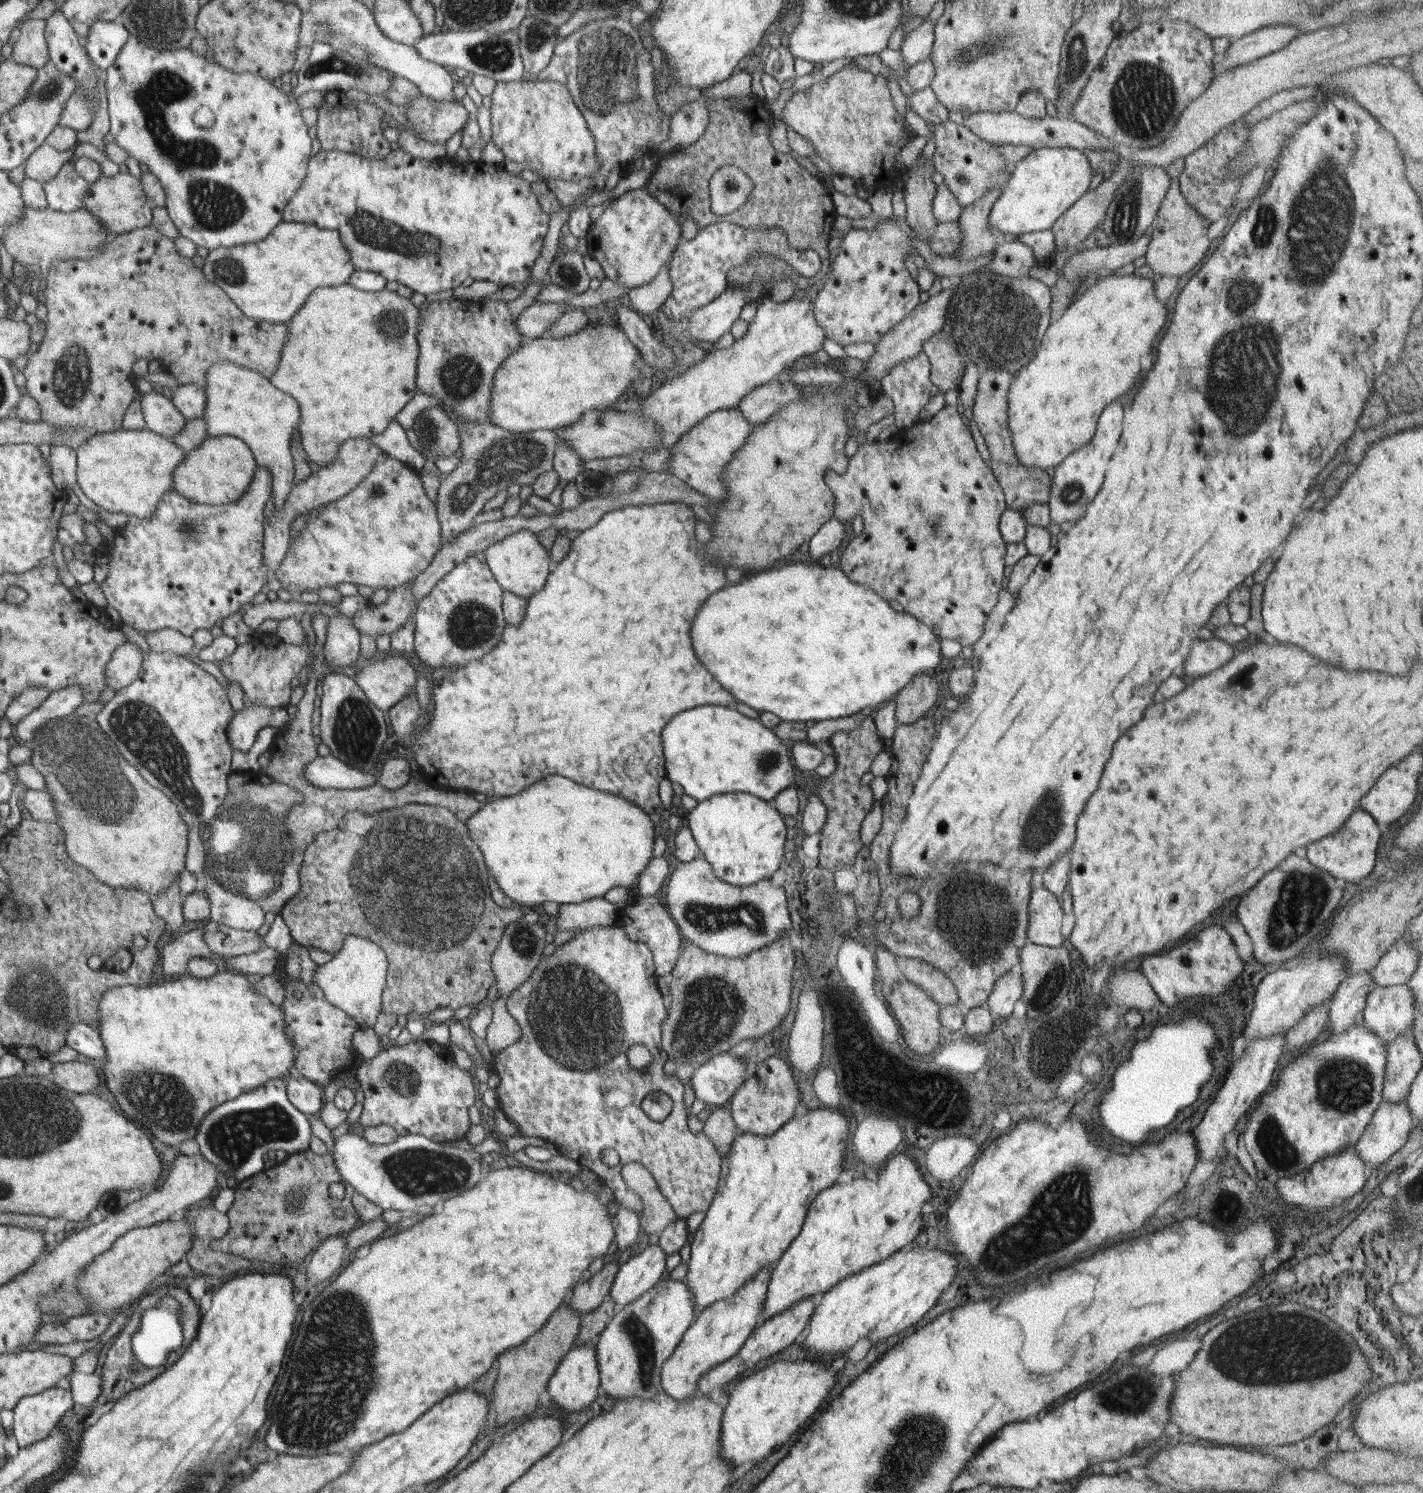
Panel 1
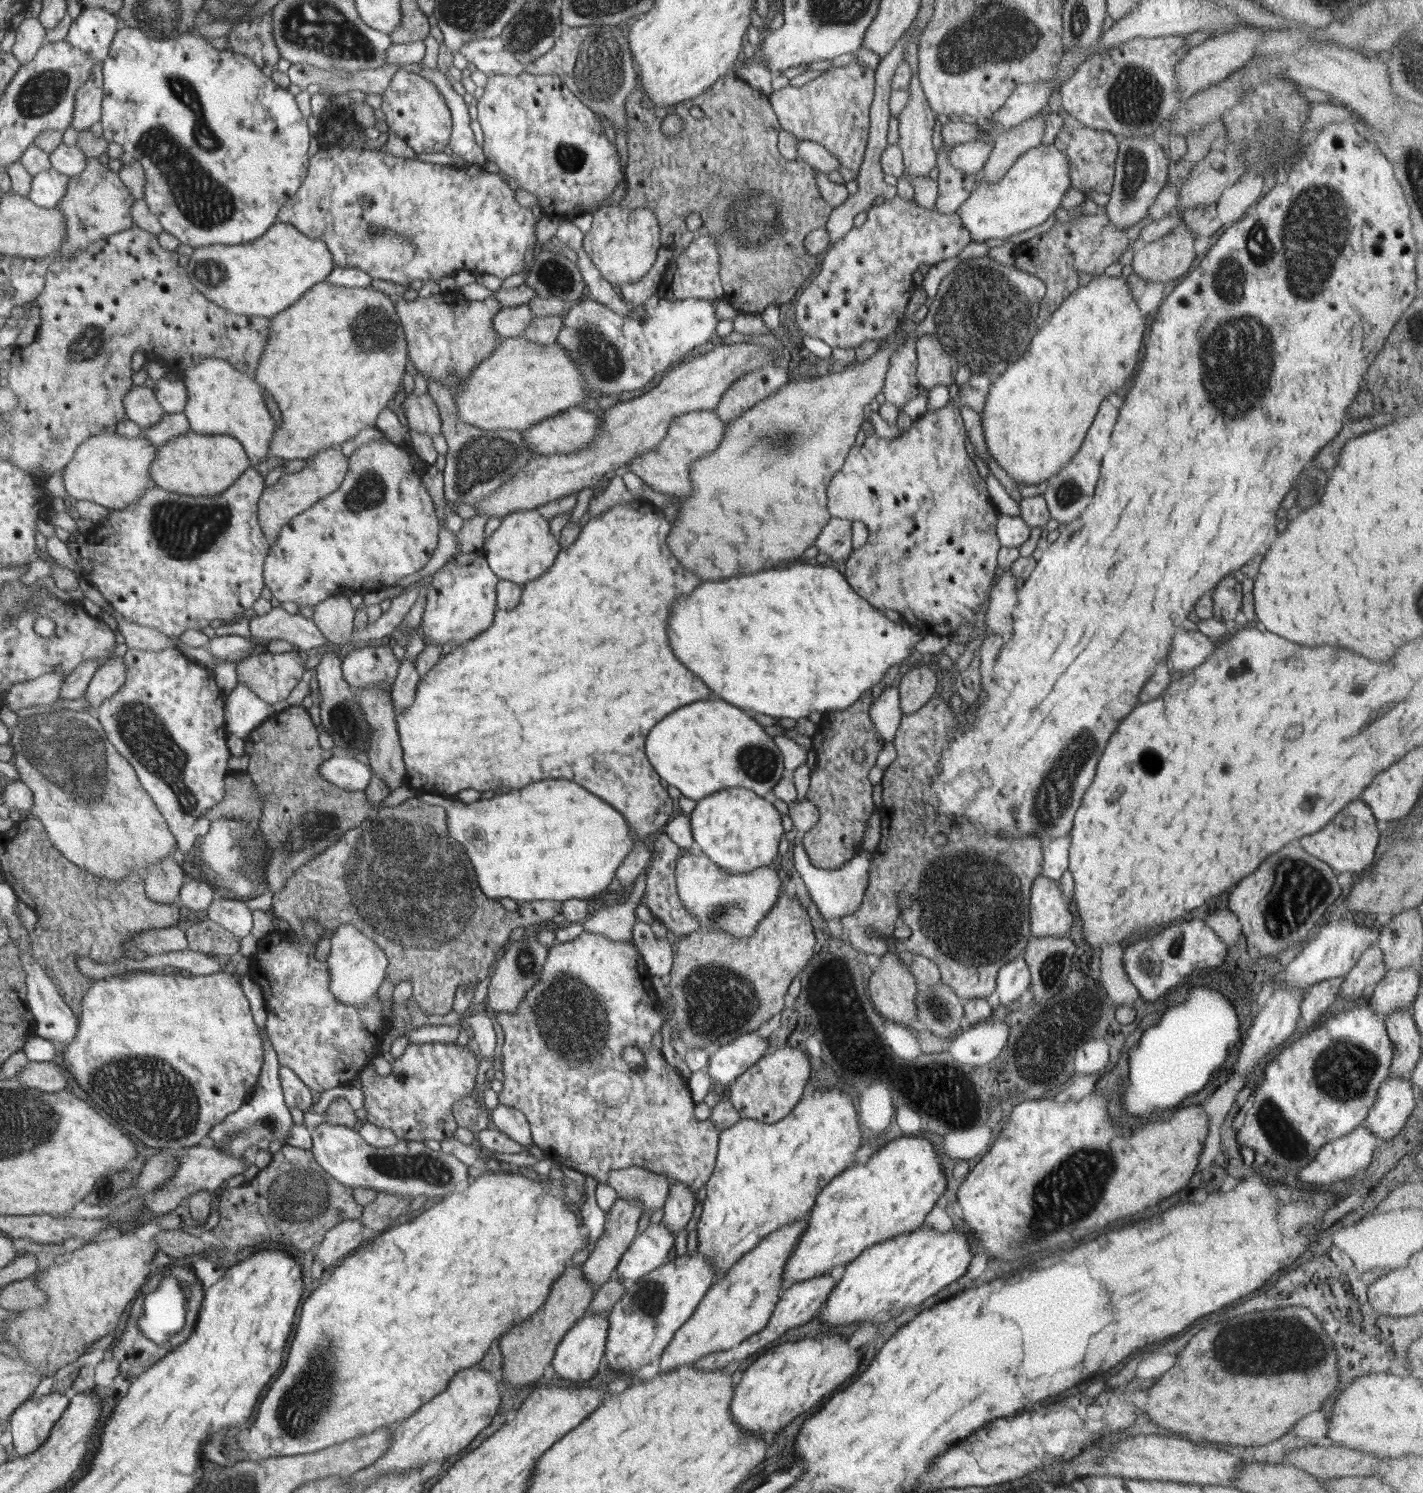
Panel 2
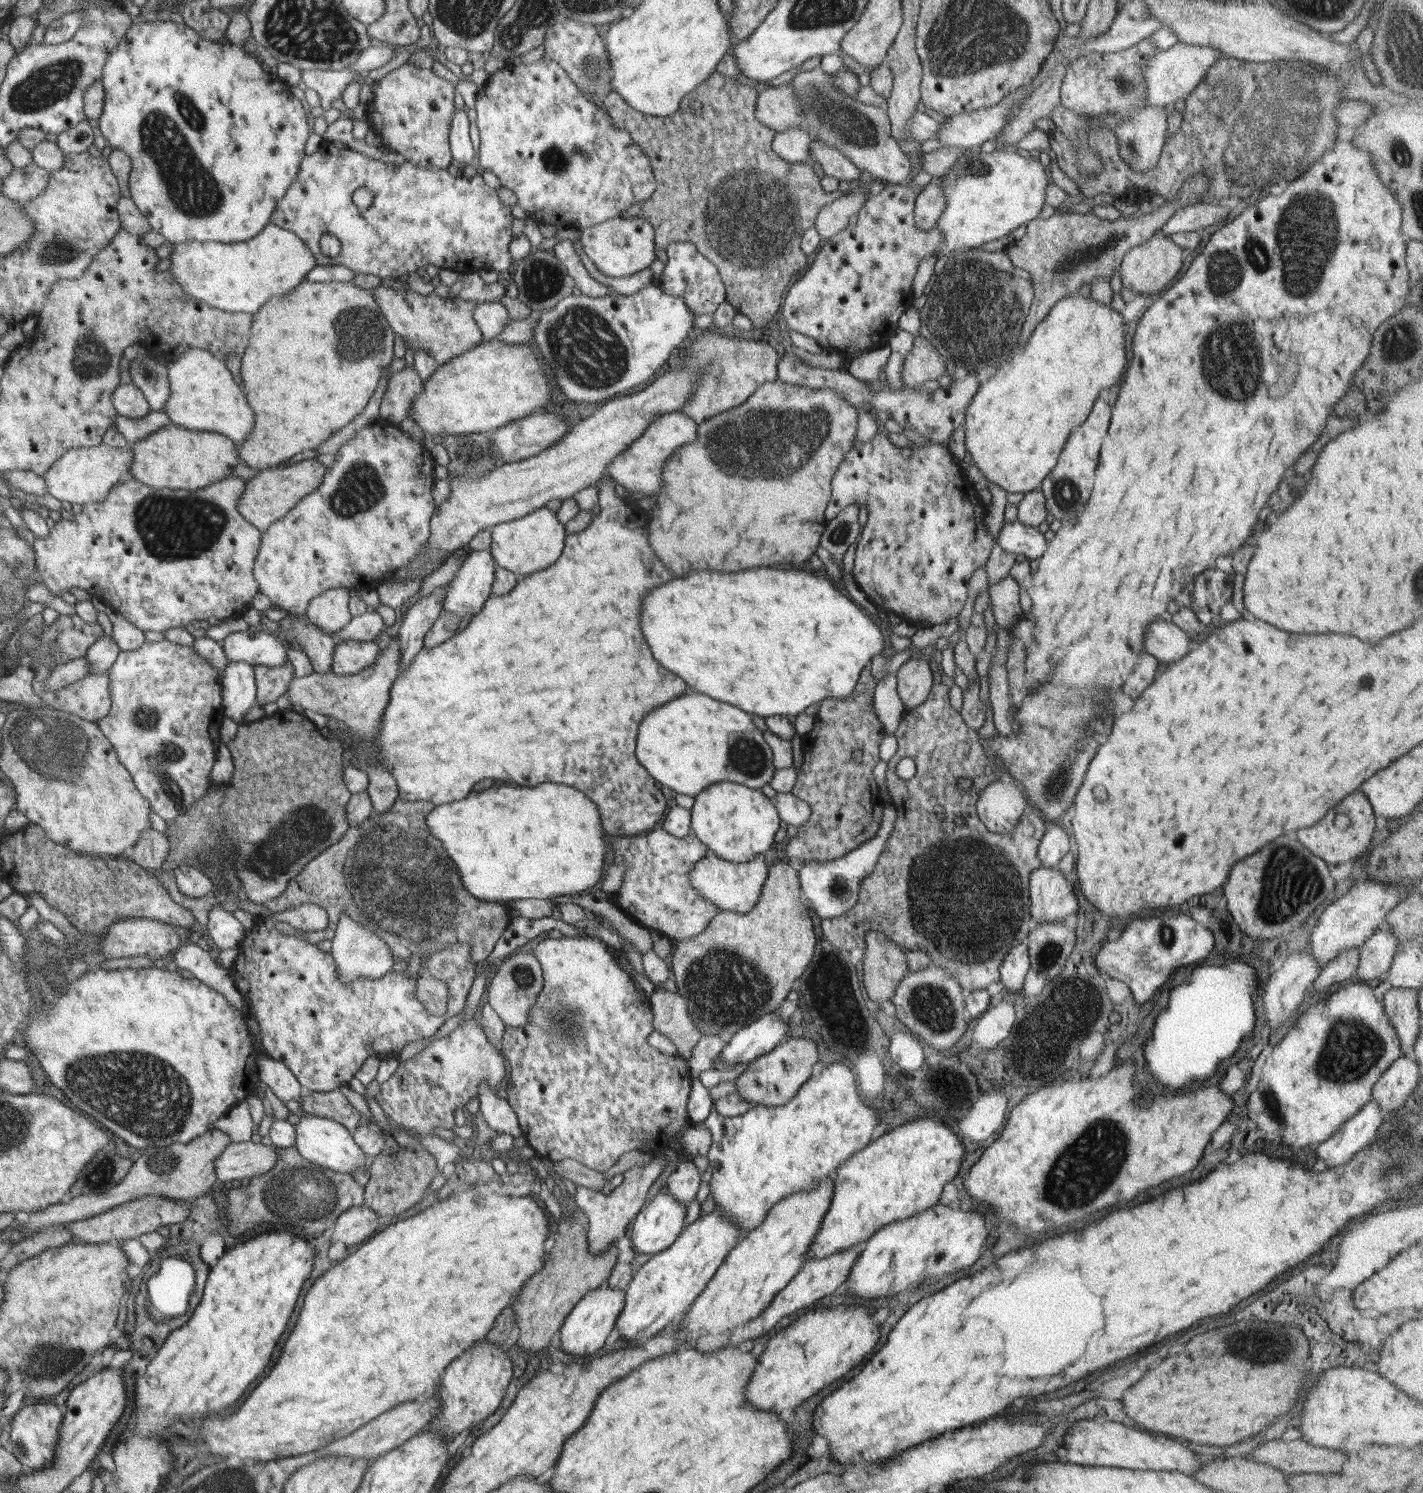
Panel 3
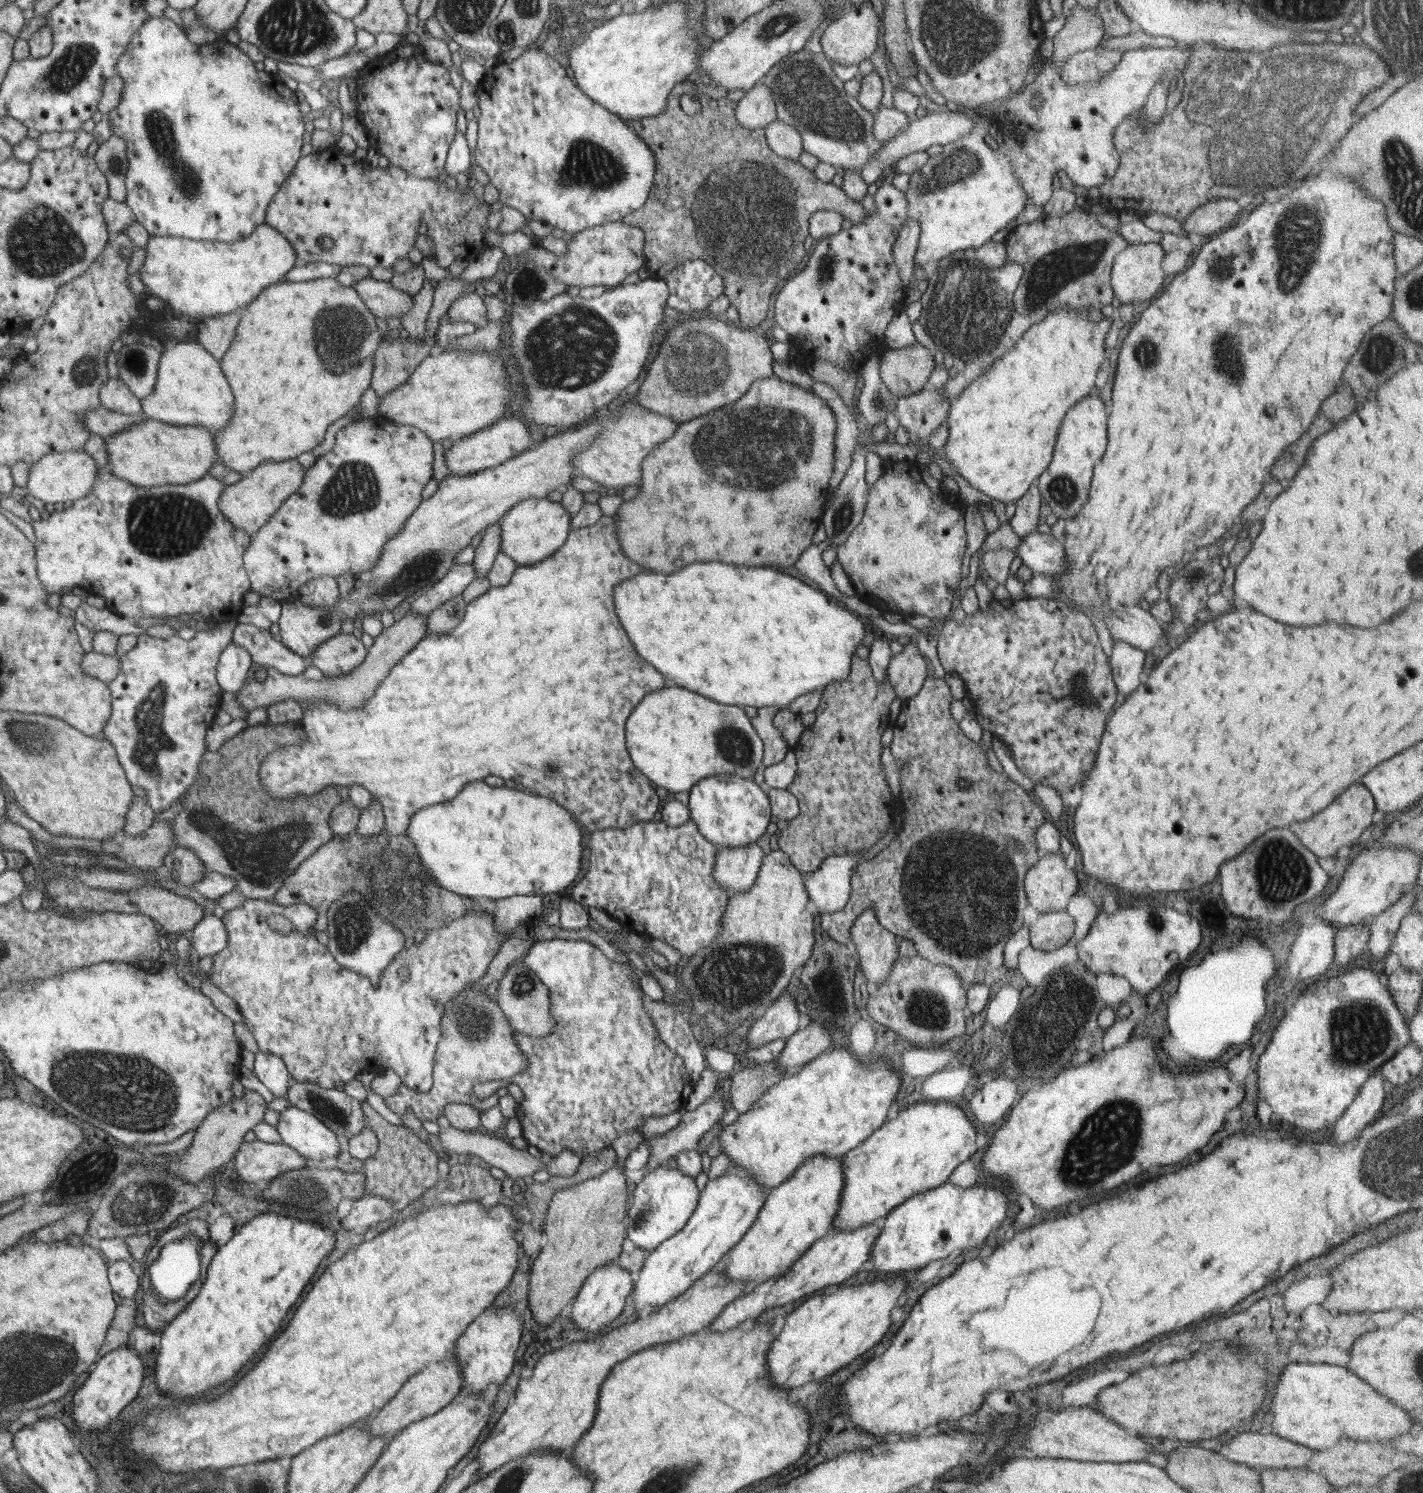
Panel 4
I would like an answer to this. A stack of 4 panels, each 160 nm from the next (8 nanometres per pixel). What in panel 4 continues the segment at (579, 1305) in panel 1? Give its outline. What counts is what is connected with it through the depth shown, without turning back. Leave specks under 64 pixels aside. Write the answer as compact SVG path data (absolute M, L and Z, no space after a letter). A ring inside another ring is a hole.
M720 1081L712 1096L695 1110L686 1111L682 1121L674 1129L664 1135L655 1135L648 1139L650 1155L646 1170L654 1170L673 1156L677 1157L681 1152L694 1151L698 1148L702 1135L724 1114L719 1083Z

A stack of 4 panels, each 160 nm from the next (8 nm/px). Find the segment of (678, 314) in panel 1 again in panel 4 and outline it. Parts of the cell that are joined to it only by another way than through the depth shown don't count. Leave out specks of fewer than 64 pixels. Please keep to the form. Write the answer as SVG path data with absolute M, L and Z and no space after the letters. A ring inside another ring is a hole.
M701 259L676 265L662 280L669 291L667 307L687 316L706 314L710 303L724 293L722 276Z

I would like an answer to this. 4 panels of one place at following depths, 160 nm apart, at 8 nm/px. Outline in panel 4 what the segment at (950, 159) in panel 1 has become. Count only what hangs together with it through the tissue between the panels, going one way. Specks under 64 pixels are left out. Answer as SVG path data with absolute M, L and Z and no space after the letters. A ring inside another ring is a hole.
M907 219L892 247L894 264L898 265L900 280L907 287L914 278L914 262L916 248L921 233L921 224L918 219Z

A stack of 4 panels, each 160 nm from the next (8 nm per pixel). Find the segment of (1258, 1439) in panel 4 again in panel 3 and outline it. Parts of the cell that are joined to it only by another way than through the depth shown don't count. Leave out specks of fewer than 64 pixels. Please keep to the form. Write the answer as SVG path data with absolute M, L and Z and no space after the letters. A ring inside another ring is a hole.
M1271 1438L1254 1449L1254 1458L1259 1463L1268 1463L1287 1475L1302 1473L1339 1474L1346 1456L1332 1449L1315 1447L1302 1439L1283 1441Z

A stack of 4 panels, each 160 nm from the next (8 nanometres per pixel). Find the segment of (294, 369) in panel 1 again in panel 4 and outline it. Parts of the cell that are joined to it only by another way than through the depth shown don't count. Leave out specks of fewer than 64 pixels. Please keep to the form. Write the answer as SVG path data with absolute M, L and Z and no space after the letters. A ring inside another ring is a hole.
M334 277L307 282L281 282L264 289L248 307L243 308L236 336L227 353L220 360L223 373L231 384L232 394L236 390L235 406L238 406L238 410L236 410L236 420L233 416L232 421L229 420L229 424L225 428L214 433L219 462L239 473L247 473L263 462L296 459L300 454L314 450L316 446L324 446L324 438L328 438L328 434L332 434L332 426L336 426L336 422L340 422L340 418L349 418L348 414L352 414L352 408L357 403L364 402L364 394L368 394L368 390L372 390L372 374L375 370L373 354L381 342L384 342L384 335L384 326L380 326L380 318L376 318L376 314L372 314L360 294L352 287L342 286Z

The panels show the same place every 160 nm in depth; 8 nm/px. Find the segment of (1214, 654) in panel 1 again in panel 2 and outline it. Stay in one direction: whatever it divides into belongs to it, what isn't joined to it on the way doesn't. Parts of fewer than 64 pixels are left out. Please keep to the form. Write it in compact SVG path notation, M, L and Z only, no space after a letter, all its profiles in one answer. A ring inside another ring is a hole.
M1179 628L1173 636L1167 660L1172 662L1175 670L1190 671L1200 666L1215 652L1217 645L1204 633Z

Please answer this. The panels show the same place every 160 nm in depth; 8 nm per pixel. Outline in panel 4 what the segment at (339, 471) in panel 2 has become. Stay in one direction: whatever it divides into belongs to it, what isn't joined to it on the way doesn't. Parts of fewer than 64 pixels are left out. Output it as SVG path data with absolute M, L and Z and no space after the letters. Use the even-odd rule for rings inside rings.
M296 459L263 462L255 469L244 473L240 481L226 486L219 501L221 511L236 530L244 530L246 534L254 536L272 516L275 516L277 510L283 506L283 502L300 488L307 473L308 470L304 469Z

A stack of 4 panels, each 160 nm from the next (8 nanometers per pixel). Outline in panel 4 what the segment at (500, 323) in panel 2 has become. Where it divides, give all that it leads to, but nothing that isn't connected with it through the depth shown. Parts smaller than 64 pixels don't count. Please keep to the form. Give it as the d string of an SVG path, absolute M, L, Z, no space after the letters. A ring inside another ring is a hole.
M480 290L474 293L467 292L464 296L455 300L445 315L450 322L470 322L477 327L482 322L488 322L486 318L486 306L484 306Z

